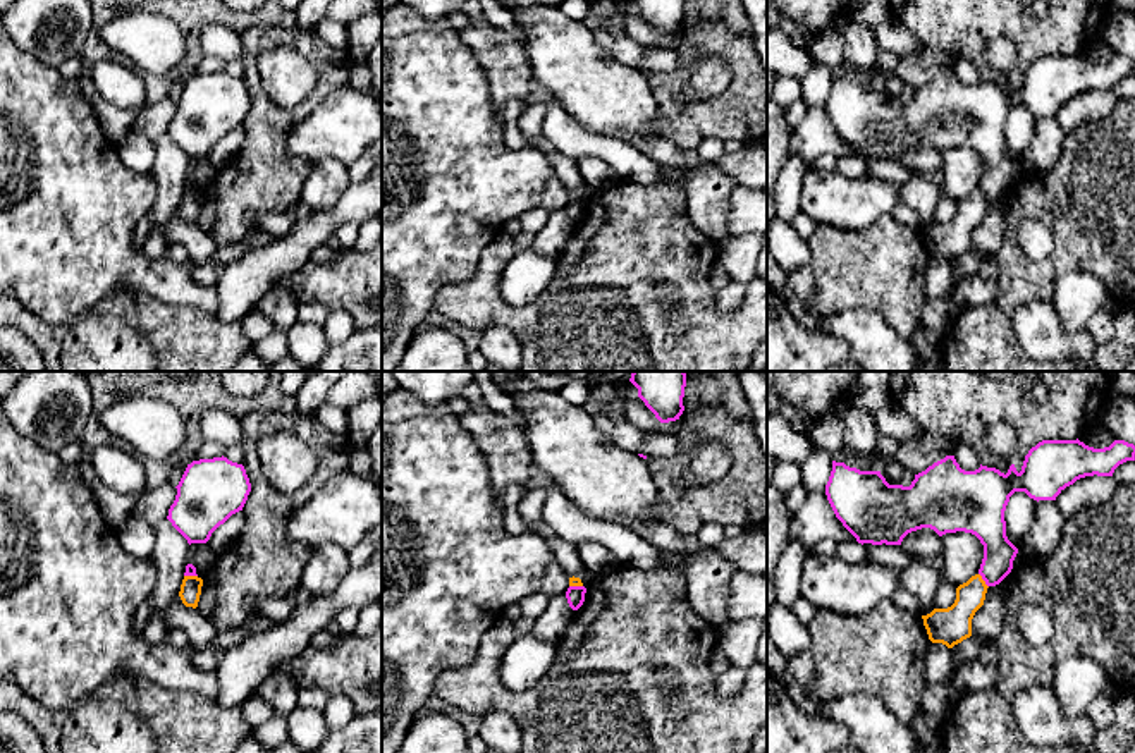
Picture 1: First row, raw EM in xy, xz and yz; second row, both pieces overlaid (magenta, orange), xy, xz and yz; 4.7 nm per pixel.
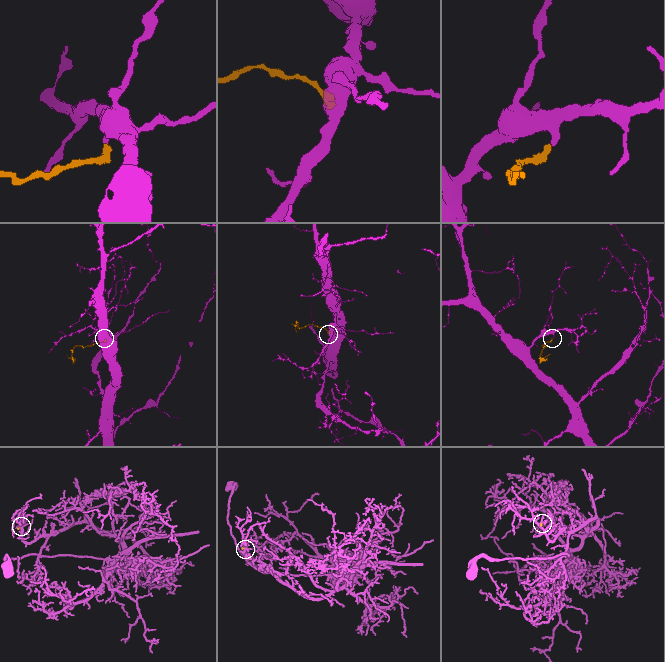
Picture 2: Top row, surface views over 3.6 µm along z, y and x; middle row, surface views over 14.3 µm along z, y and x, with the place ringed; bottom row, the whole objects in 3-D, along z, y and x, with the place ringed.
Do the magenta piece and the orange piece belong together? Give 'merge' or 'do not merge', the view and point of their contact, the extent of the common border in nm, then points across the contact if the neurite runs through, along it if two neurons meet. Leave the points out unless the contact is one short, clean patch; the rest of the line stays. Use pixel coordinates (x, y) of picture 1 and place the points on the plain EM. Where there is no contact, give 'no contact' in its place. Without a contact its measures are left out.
do not merge; contact yz (982, 193); length 80 nm; border yz (979, 188), (987, 202)

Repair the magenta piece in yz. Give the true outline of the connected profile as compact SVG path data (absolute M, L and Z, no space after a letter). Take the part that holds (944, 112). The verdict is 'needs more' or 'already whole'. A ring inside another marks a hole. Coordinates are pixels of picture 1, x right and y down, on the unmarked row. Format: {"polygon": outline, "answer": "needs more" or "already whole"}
{"polygon": "M1078 53L1042 55L1028 65L1020 88L1015 79L1006 89L982 79L975 86L965 86L954 70L946 70L915 89L910 101L889 100L880 86L860 86L832 76L825 110L836 132L862 160L901 160L908 148L922 143L930 143L939 151L956 146L975 150L984 160L979 189L987 201L996 201L1011 187L1018 168L1006 151L1004 136L1006 120L1015 107L1025 107L1037 117L1056 115L1077 95L1094 89L1113 91L1114 84L1126 76L1135 76L1135 60L1125 55L1114 55L1104 64L1089 62Z", "answer": "already whole"}

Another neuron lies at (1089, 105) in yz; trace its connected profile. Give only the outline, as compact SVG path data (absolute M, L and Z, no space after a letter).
M1085 91L1061 105L1054 119L1064 132L1078 127L1082 122L1104 119L1113 113L1118 96L1113 91Z

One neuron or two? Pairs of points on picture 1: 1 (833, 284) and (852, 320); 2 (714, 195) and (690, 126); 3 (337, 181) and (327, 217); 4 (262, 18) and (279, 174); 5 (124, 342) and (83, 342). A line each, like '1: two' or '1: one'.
1: two
2: two
3: two
4: two
5: one

